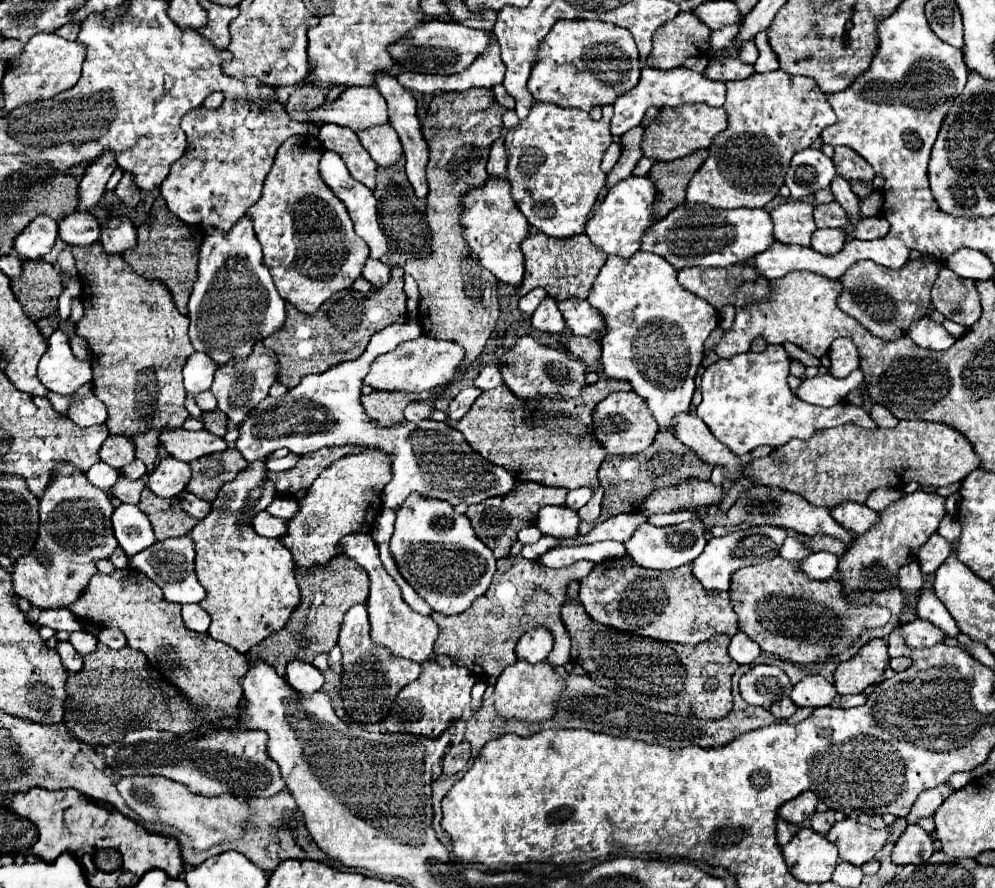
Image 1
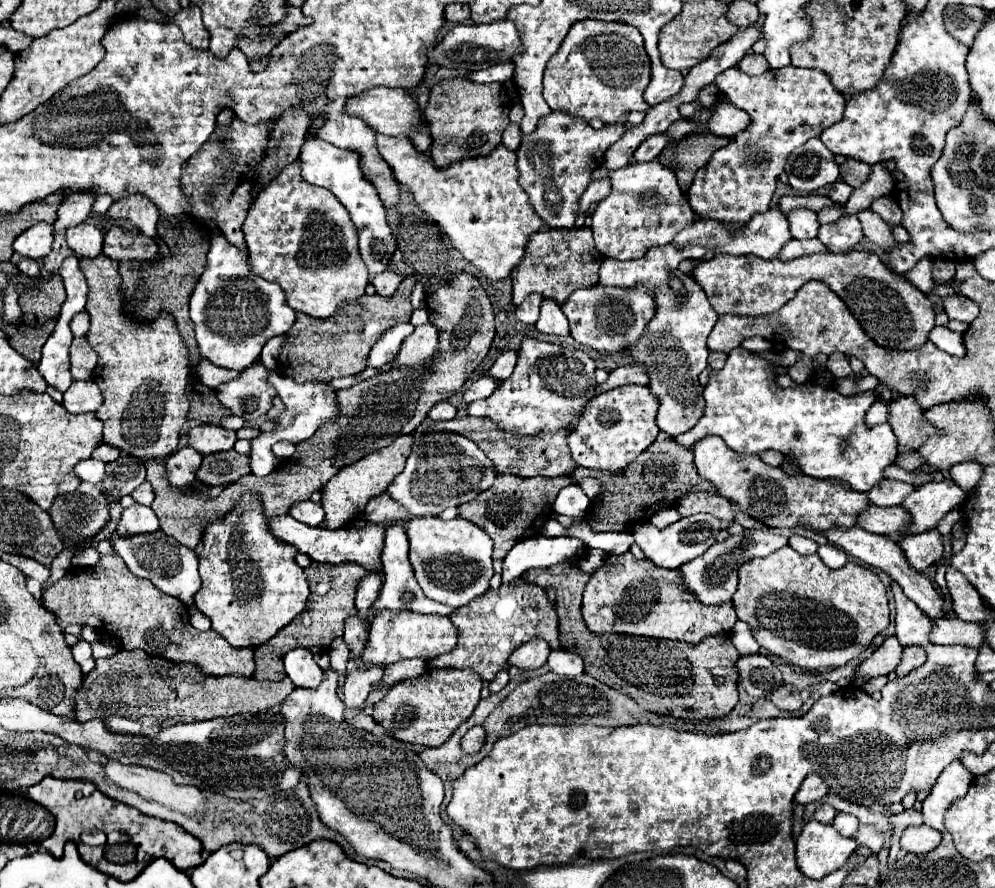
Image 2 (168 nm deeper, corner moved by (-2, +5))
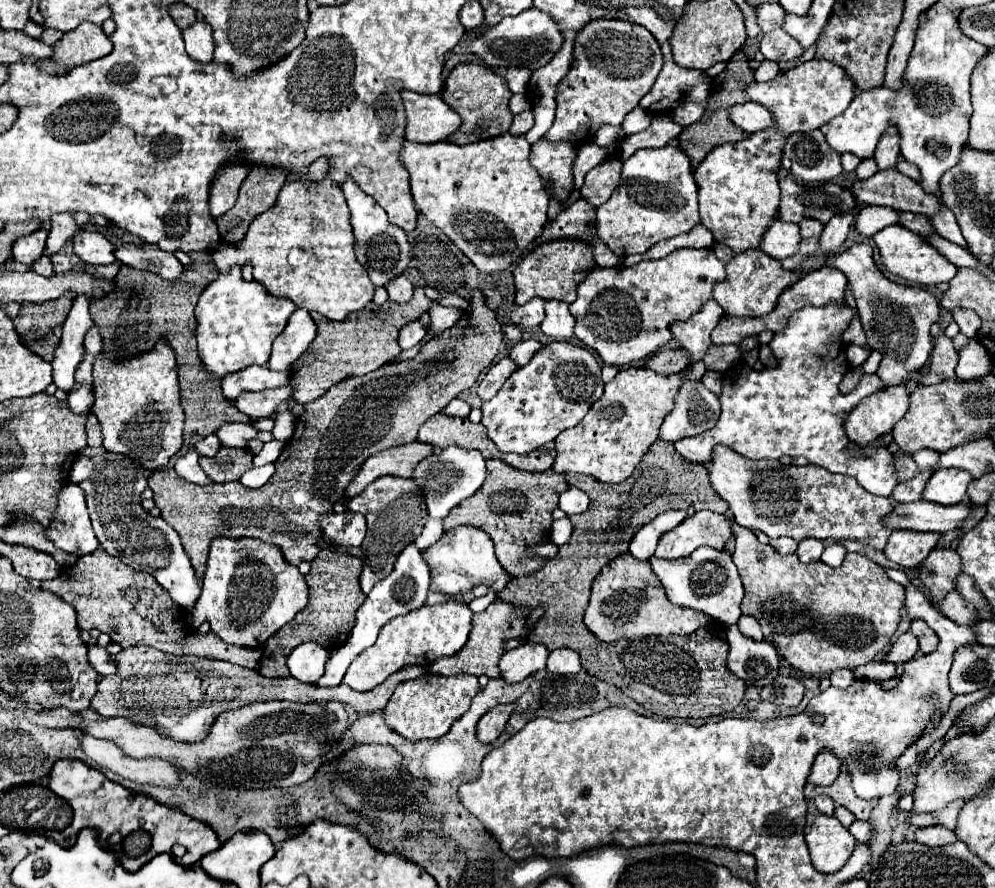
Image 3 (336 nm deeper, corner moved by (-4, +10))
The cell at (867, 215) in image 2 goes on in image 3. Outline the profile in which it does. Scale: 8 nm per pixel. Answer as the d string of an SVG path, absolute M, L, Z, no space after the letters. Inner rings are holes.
M892 225L886 227L882 231L878 231L874 235L874 243L880 251L880 259L884 263L884 267L892 273L898 275L906 281L918 283L918 285L926 285L926 287L934 287L938 283L948 283L956 273L958 267L954 267L942 253L938 253L928 241L924 241L918 233L902 227L902 225Z

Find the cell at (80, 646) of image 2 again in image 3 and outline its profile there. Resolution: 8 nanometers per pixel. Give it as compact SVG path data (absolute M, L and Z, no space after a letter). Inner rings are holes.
M90 645L90 651L88 651L88 659L90 659L90 665L100 673L100 675L114 675L116 673L116 663L112 659L112 655L98 647L98 645Z

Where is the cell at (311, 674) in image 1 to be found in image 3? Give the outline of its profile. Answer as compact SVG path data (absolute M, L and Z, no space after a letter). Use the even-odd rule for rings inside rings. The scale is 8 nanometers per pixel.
M308 641L298 645L290 657L288 667L292 677L296 677L302 683L316 683L324 675L324 665L328 663L330 653L318 645L316 641Z

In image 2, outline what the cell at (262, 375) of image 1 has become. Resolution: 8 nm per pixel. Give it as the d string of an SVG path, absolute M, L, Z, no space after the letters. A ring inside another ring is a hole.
M262 362L244 368L238 378L216 388L218 400L244 420L258 420L272 408L276 390L268 382L270 370Z

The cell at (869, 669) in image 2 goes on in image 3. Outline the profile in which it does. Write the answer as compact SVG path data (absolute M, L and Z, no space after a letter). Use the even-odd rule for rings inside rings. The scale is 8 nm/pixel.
M908 631L908 633L902 633L900 637L898 637L898 641L892 645L892 649L890 649L890 653L886 655L886 659L890 661L890 663L904 663L904 661L910 661L916 653L918 653L918 639L916 639L916 635L912 633L912 631Z

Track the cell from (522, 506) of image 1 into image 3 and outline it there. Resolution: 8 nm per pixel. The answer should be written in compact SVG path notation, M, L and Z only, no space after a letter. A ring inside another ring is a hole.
M488 459L486 469L488 473L482 487L472 497L458 503L454 511L450 511L450 515L444 519L444 531L448 533L458 525L472 525L476 529L482 529L494 541L496 557L510 575L534 575L546 565L548 559L534 555L530 547L548 543L550 527L554 521L552 511L558 507L558 497L568 489L568 483L554 469L548 469L544 473L528 473L510 467L500 459Z

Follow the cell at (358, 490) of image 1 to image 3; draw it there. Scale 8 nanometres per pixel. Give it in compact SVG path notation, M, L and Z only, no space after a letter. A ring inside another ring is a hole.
M408 443L406 447L394 447L390 451L380 451L378 455L372 455L362 465L362 471L352 479L350 487L346 489L346 497L352 499L360 491L364 491L374 479L384 475L398 475L398 477L412 477L416 465L424 461L426 457L434 455L434 447L426 443Z

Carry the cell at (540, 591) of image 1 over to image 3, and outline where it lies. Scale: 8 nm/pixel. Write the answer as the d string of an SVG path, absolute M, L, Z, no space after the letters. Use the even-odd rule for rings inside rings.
M494 601L490 603L490 607L478 615L474 615L472 619L472 631L470 637L466 641L466 645L450 657L438 659L430 665L430 671L436 675L458 675L458 673L468 673L474 677L486 675L486 677L498 677L498 661L504 655L504 643L510 639L520 639L526 637L530 633L530 629L526 627L526 609L518 611L518 607L510 605L510 603L502 603L502 601Z

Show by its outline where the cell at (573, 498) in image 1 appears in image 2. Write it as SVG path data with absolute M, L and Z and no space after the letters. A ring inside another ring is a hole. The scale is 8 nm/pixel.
M570 484L558 494L554 502L554 512L560 512L572 518L582 518L588 506L590 506L590 500L584 494L584 490L578 484Z

